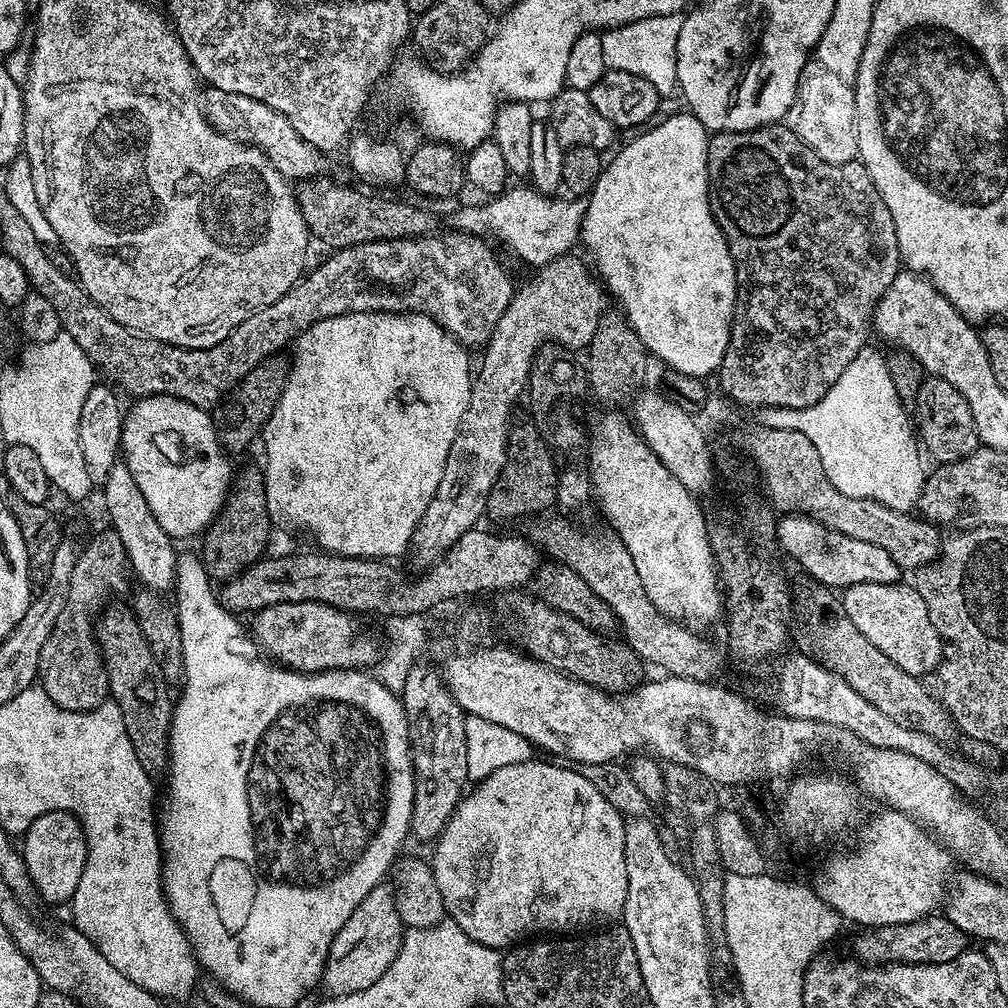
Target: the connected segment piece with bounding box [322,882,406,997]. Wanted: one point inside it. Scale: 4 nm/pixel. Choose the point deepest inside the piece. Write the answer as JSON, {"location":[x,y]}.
{"location":[361,953]}

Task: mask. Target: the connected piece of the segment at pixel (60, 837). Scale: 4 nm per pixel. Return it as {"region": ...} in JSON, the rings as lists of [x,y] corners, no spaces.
{"region":[[[47,812],[32,820],[22,840],[22,855],[35,895],[40,895],[48,904],[67,905],[74,890],[78,890],[78,882],[82,882],[82,870],[88,857],[86,834],[79,820],[69,812]]]}

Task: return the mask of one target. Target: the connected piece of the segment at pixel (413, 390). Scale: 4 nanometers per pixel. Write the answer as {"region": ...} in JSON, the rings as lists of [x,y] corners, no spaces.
{"region":[[[351,312],[338,318],[314,322],[314,326],[296,337],[291,349],[288,384],[282,390],[282,398],[278,406],[274,406],[274,414],[270,414],[268,425],[262,433],[264,456],[268,459],[268,465],[262,468],[266,506],[272,515],[273,525],[285,524],[288,528],[301,528],[309,532],[320,543],[317,545],[333,556],[359,556],[365,560],[387,561],[392,558],[388,556],[400,556],[403,552],[405,555],[409,551],[414,530],[426,506],[430,506],[438,490],[438,482],[442,482],[450,442],[454,442],[462,414],[466,414],[466,406],[470,402],[472,382],[468,360],[464,356],[448,356],[444,340],[446,333],[440,324],[421,312]]]}

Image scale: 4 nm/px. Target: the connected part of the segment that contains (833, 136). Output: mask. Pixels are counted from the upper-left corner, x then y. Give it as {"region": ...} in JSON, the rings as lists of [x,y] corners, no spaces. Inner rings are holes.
{"region":[[[809,59],[808,65],[798,78],[796,102],[790,113],[790,127],[793,132],[810,146],[827,164],[845,164],[857,159],[858,114],[856,113],[855,87],[838,78],[818,59]]]}

